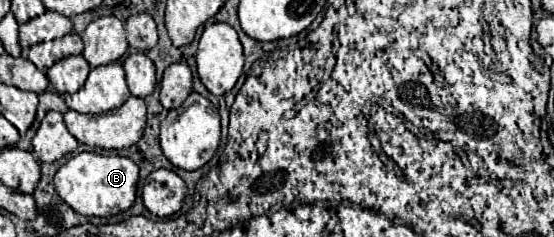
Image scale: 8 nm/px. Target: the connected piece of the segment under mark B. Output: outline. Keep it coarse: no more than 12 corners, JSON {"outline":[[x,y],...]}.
{"outline":[[81,152],[57,170],[57,194],[83,216],[131,208],[139,168]]}

